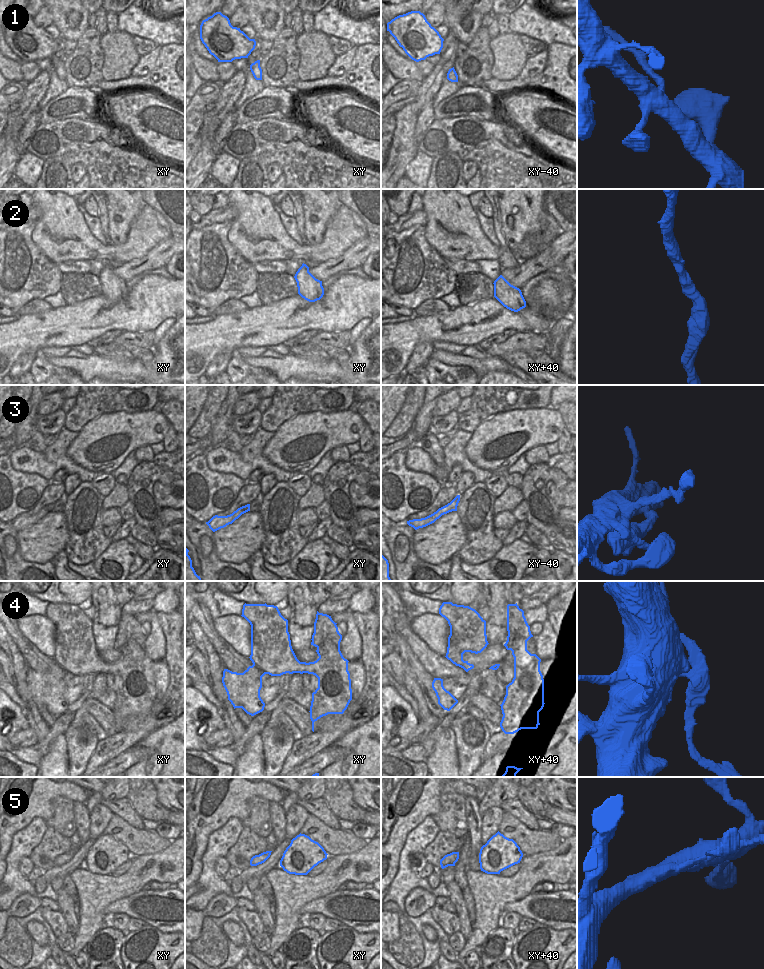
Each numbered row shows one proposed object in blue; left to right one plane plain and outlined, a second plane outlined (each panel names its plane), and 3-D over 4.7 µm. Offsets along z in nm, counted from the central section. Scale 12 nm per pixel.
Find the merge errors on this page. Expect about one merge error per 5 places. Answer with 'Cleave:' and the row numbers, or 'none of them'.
Cleave: 4

